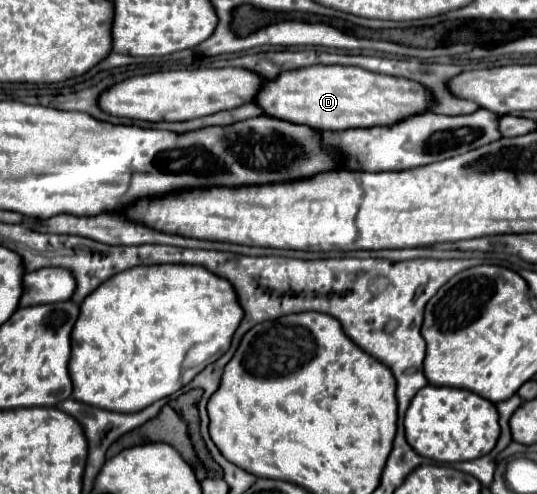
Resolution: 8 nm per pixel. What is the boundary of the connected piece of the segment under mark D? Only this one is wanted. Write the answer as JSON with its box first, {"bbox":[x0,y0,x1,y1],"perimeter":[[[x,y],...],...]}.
{"bbox":[254,64,432,130],"perimeter":[[[314,64],[280,72],[274,80],[268,80],[268,86],[260,90],[260,98],[256,98],[254,104],[270,118],[304,124],[316,130],[346,130],[396,124],[400,118],[426,110],[432,104],[432,98],[424,86],[406,78],[374,74],[358,66]]]}

